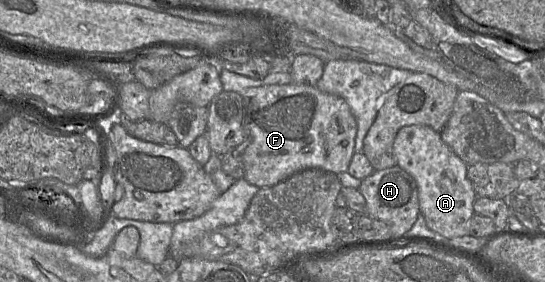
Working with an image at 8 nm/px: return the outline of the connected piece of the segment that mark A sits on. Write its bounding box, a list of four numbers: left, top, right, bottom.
[394,125,477,238]

